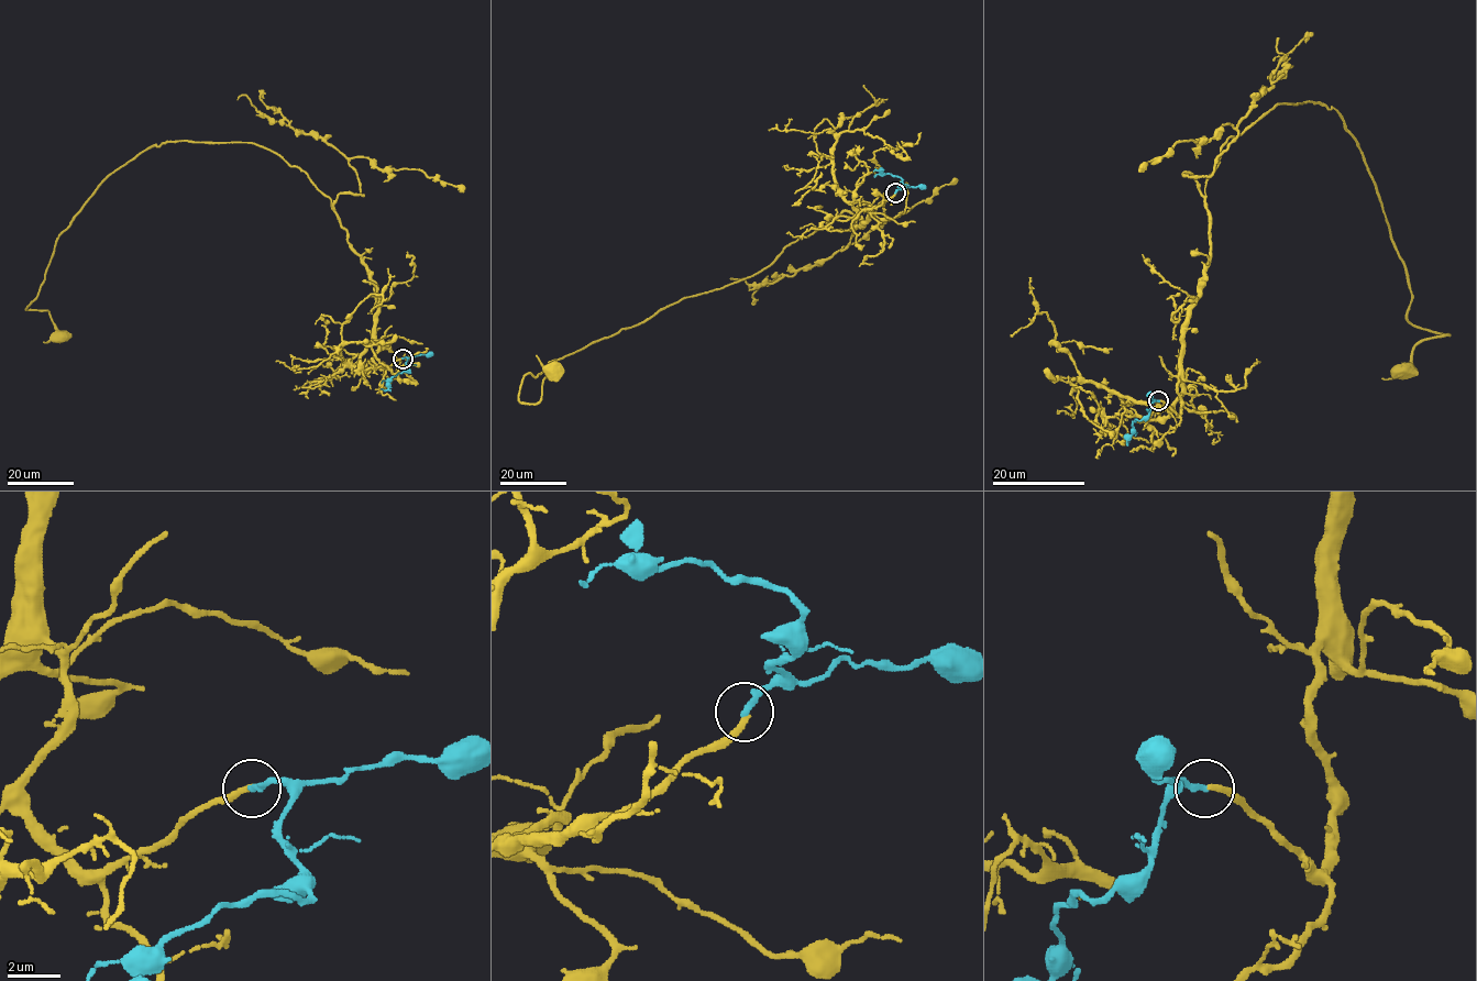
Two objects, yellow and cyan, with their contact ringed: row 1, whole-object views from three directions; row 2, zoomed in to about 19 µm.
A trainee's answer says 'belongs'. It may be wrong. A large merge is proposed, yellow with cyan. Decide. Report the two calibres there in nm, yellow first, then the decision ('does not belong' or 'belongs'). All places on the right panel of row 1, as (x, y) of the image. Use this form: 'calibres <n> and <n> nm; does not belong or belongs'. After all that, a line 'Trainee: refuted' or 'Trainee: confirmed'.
calibres 240 and 240 nm; belongs
Trainee: confirmed

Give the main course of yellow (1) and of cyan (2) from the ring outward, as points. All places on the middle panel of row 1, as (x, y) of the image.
1: (894, 194), (851, 230), (816, 229), (745, 278), (527, 374), (519, 400), (537, 404), (555, 367)
2: (894, 193), (902, 179), (883, 174), (881, 169), (873, 171)

